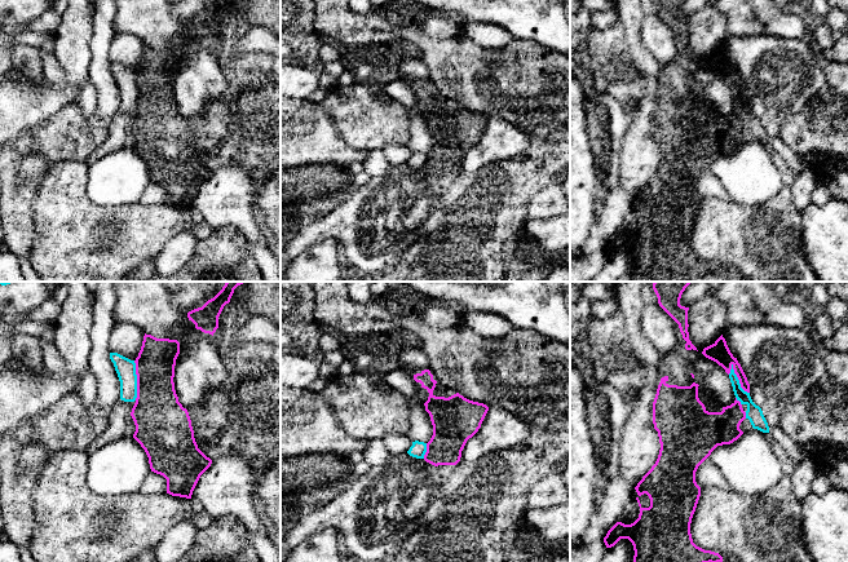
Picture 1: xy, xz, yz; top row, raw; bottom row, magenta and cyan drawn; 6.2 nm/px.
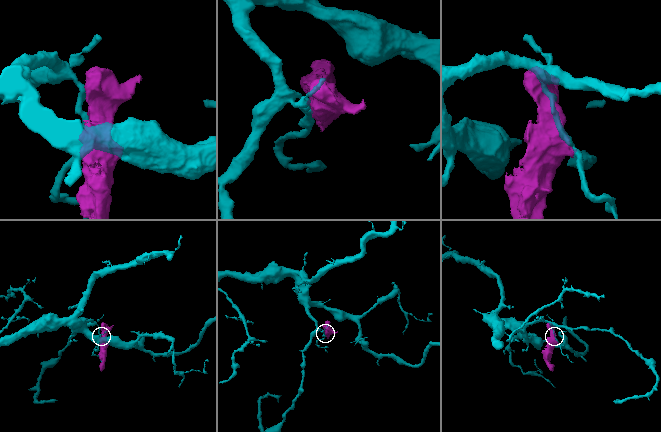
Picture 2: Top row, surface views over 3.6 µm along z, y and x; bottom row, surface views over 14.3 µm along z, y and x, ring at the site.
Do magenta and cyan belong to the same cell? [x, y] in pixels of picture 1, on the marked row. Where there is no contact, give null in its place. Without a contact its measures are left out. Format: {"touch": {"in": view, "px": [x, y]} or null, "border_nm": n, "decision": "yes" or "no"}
{"touch": {"in": "xy", "px": [137, 380]}, "border_nm": 240, "decision": "no"}

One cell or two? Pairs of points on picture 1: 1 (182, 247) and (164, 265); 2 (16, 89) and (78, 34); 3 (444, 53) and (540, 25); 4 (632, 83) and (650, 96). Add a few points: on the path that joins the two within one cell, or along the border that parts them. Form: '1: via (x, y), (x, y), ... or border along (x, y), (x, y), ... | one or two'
1: via (179, 251), (168, 261) | one
2: via (42, 91), (62, 91), (75, 78), (75, 60) | one
3: border along (515, 38), (533, 40), (544, 45) | two
4: border along (632, 62), (643, 84), (643, 98), (635, 110) | two

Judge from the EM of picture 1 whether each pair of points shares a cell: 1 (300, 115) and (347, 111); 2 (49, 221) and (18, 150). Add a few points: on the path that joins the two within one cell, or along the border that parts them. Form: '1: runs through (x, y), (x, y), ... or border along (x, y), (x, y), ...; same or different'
1: border along (319, 104), (332, 119), (343, 138); different
2: border along (42, 184), (32, 202), (34, 222); different

